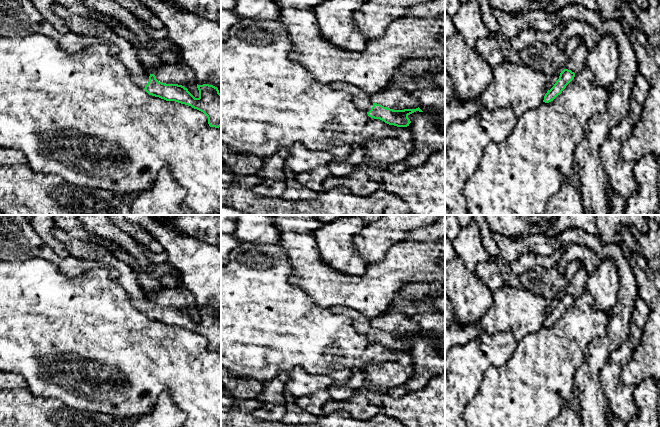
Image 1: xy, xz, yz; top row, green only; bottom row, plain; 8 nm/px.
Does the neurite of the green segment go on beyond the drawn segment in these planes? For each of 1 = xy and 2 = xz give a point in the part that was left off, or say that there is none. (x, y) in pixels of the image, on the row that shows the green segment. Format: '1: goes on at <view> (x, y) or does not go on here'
1: goes on at xy (128, 54)
2: goes on at xz (362, 99)

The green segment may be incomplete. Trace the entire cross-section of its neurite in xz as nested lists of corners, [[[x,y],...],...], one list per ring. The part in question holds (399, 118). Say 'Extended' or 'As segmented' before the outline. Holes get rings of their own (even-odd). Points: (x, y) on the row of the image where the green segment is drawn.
Extended. [[[333,82],[329,85],[335,90],[343,91],[351,95],[357,107],[366,112],[369,117],[380,119],[389,125],[407,127],[411,123],[408,118],[410,114],[416,111],[423,112],[419,107],[416,109],[393,110],[380,104],[373,103],[370,100],[370,95],[353,84]]]

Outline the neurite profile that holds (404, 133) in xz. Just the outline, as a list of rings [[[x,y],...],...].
[[[397,127],[397,137],[370,140],[364,144],[365,159],[381,164],[405,162],[415,150],[413,135],[408,127]]]

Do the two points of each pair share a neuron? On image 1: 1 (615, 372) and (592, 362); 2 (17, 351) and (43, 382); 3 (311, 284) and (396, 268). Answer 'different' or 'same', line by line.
1: different
2: same
3: same

